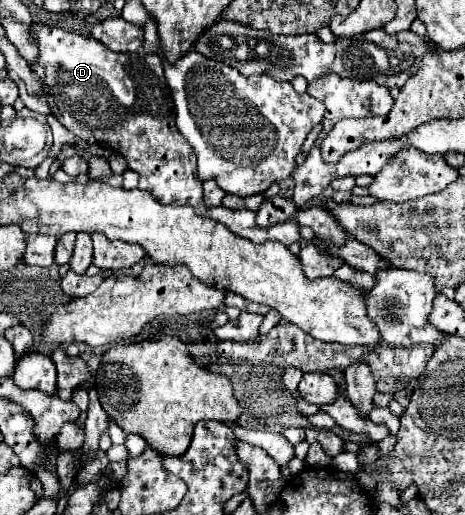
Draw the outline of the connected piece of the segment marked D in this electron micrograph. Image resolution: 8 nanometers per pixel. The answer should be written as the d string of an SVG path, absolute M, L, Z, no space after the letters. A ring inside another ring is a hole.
M38 23L30 25L30 35L36 37L36 45L38 45L38 59L30 63L30 69L38 75L38 79L42 79L42 89L46 93L52 115L74 137L82 141L94 139L96 143L124 155L128 169L140 175L140 185L138 185L140 189L154 193L156 199L164 205L192 205L198 211L198 215L216 219L222 225L226 225L234 235L250 239L254 243L282 241L284 245L290 245L294 241L302 241L298 233L298 223L294 223L292 219L286 223L268 227L268 229L260 229L254 221L256 219L254 211L228 211L226 207L222 207L222 211L206 209L202 201L202 181L198 179L198 173L196 173L194 151L176 129L172 95L168 93L168 83L164 79L162 59L156 53L142 53L142 51L114 53L104 43L92 37L82 37L78 33L64 31L60 27L48 27L48 25L38 25Z

